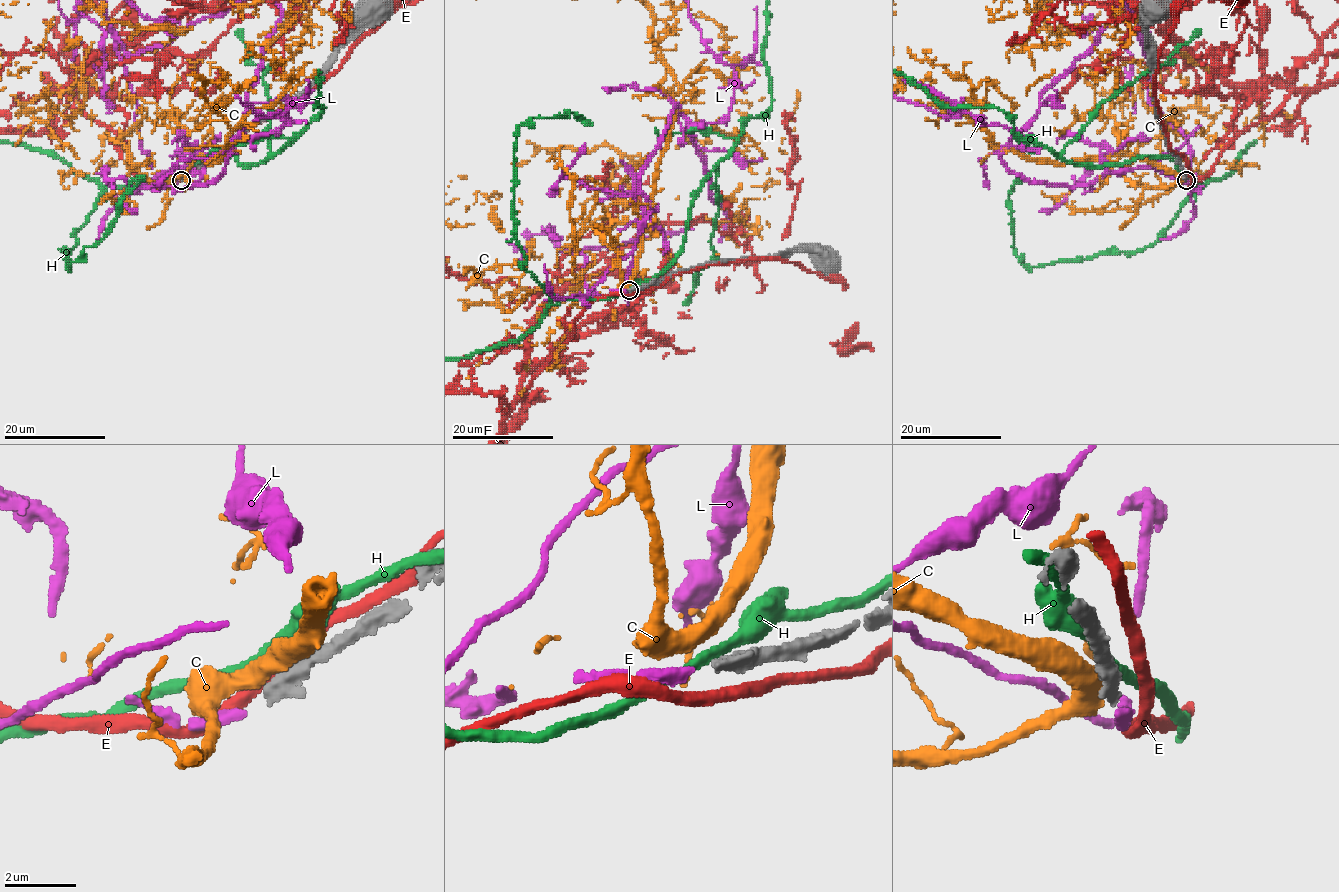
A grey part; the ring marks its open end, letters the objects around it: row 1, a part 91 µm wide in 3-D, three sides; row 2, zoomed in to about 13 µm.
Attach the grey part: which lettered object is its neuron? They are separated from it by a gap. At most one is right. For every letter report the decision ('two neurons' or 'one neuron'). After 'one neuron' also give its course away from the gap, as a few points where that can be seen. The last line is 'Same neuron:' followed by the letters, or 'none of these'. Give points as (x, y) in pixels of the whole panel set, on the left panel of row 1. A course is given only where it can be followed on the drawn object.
C: two neurons
E: two neurons
H: two neurons
L: one neuron
Same neuron: L

